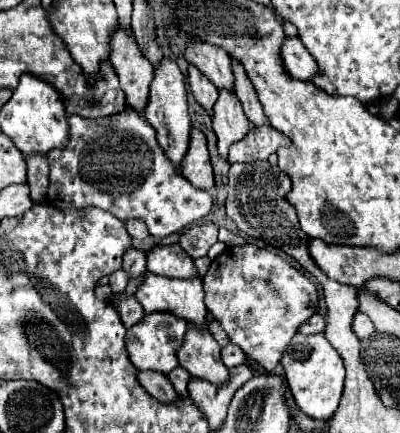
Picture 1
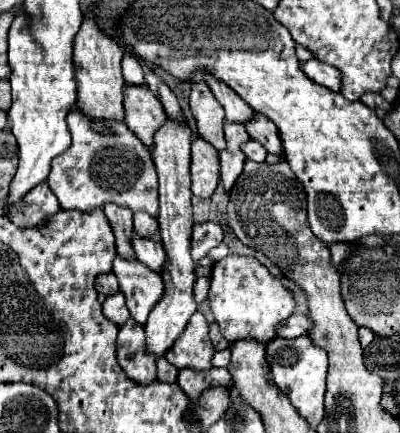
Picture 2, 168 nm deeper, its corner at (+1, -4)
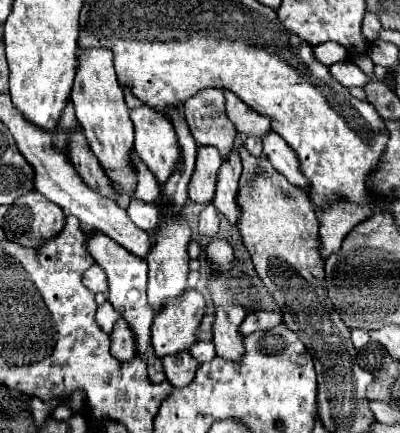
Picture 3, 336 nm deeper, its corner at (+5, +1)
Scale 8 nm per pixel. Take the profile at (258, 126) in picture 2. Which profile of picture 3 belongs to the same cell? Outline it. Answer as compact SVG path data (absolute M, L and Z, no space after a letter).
M268 131L262 137L262 143L264 143L264 155L270 159L272 167L276 167L290 183L306 189L308 187L308 181L302 175L302 171L298 167L298 157L288 147L288 143L276 131Z

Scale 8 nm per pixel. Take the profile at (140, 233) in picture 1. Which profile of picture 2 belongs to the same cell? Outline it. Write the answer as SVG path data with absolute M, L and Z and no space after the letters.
M134 212L134 230L142 238L152 238L158 232L158 220L146 212Z

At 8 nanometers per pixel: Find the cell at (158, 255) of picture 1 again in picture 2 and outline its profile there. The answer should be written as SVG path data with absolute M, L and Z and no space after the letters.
M136 232L132 234L132 248L136 252L136 258L146 264L148 268L152 270L162 270L162 262L166 260L166 254L164 254L164 248L160 242L154 242L154 240L148 240L148 238L142 238L142 236L136 236Z

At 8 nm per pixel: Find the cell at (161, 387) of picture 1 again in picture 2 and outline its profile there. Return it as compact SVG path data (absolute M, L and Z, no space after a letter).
M132 318L118 332L116 358L128 378L140 384L150 384L152 380L156 380L156 358L146 350L144 326L140 326Z

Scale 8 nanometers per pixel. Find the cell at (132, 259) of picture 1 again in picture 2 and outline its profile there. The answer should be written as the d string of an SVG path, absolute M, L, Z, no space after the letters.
M104 204L102 206L106 218L112 224L112 230L116 234L116 248L118 254L124 258L134 258L132 246L130 246L130 236L132 236L132 210L126 210L118 204Z

